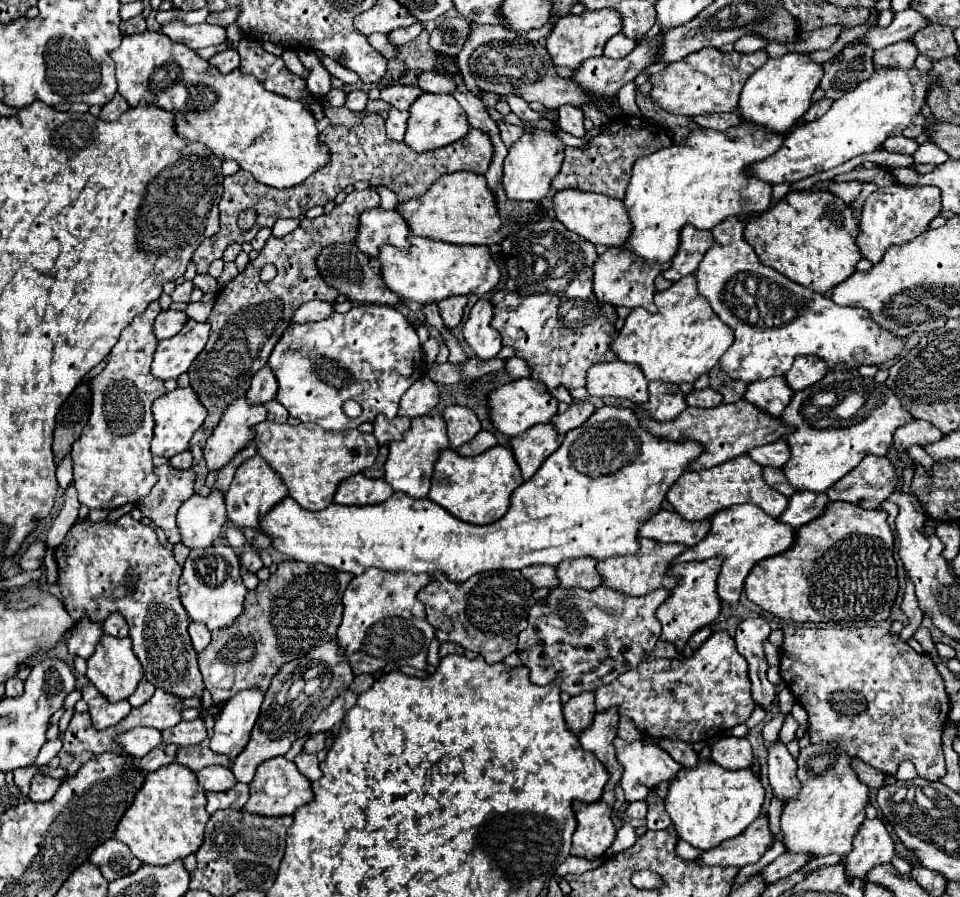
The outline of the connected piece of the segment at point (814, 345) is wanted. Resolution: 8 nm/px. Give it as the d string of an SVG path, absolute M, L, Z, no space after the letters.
M728 217L716 225L712 229L714 245L694 271L698 293L708 299L720 321L734 331L734 343L720 359L720 369L728 377L752 383L784 375L800 355L818 355L832 367L838 361L848 365L880 365L900 353L906 339L880 329L866 309L840 307L830 297L812 293L764 265L742 231L744 223L738 217Z

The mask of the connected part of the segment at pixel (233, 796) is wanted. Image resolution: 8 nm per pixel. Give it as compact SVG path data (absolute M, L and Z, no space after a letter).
M236 783L232 789L222 791L222 793L208 791L206 797L208 797L208 807L206 807L208 813L214 813L218 809L234 809L234 811L238 811L248 801L248 785Z

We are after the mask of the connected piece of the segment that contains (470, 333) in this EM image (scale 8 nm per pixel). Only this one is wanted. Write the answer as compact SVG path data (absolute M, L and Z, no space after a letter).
M478 299L464 325L464 339L478 359L492 359L500 351L500 333L490 325L494 317L494 305L488 299Z

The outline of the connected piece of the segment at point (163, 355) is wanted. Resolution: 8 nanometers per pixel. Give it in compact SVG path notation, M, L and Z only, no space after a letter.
M188 319L180 333L158 343L152 361L152 375L166 381L178 379L178 375L186 373L196 355L204 349L208 341L208 331L210 331L208 323Z

